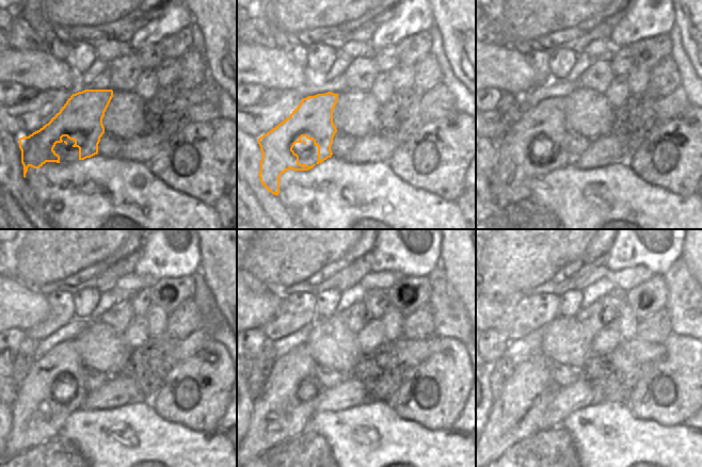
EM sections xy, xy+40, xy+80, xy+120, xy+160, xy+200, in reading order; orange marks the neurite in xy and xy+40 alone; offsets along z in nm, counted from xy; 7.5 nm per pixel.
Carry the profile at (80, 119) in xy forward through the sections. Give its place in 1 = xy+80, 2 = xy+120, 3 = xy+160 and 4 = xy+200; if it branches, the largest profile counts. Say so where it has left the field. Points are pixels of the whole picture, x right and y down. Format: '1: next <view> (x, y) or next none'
1: next xy+80 (516, 165)
2: next xy+120 (38, 414)
3: next xy+160 (278, 414)
4: next xy+200 (517, 413)

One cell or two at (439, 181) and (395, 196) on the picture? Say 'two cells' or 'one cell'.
two cells

